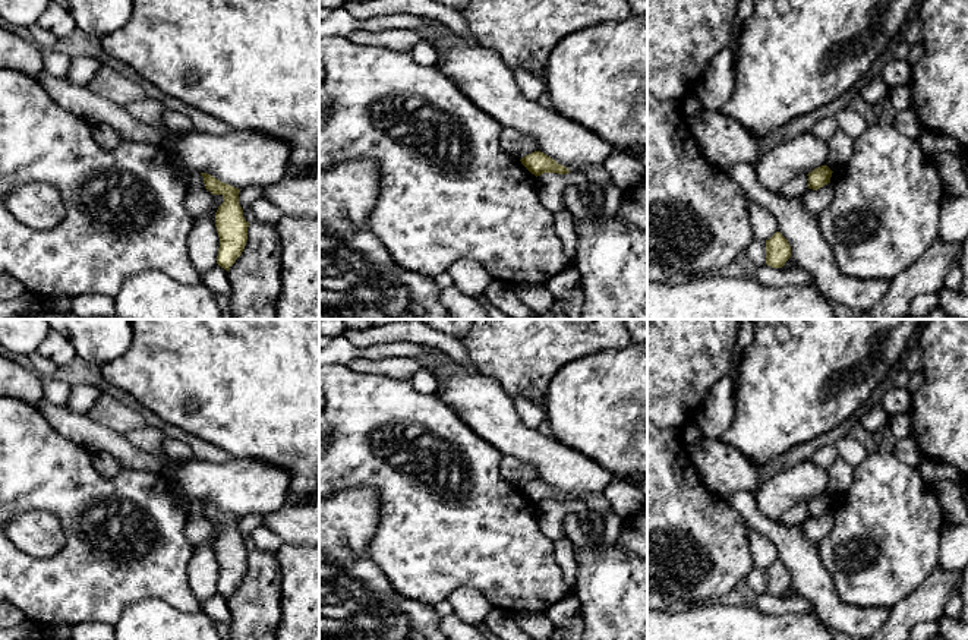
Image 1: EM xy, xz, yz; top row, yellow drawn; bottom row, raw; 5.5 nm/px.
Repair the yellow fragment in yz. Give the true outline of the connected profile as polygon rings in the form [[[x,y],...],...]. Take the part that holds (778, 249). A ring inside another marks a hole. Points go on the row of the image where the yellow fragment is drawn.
[[[776,231],[766,240],[766,265],[772,268],[782,268],[791,258],[791,246],[782,233]]]

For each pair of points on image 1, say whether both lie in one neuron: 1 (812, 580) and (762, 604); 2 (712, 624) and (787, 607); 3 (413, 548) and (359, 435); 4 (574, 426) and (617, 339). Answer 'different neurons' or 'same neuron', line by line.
1: different neurons
2: different neurons
3: same neuron
4: different neurons

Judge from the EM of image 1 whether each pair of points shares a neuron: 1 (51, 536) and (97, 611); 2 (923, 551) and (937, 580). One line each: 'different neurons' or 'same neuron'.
1: different neurons
2: different neurons

